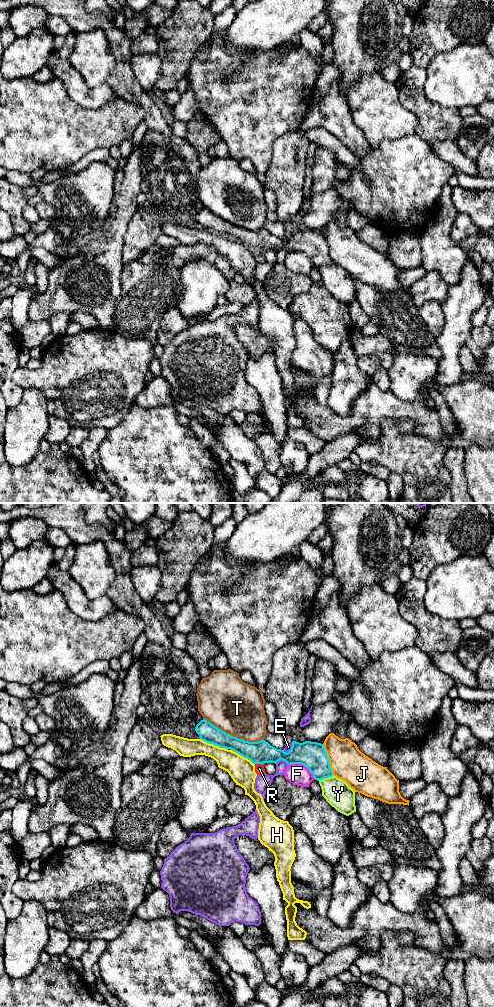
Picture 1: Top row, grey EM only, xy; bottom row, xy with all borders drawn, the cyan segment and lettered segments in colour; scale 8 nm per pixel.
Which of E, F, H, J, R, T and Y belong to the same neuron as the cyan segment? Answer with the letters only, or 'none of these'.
none of these

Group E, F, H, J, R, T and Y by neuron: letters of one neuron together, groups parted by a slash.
E / F / H / J / R / T / Y

